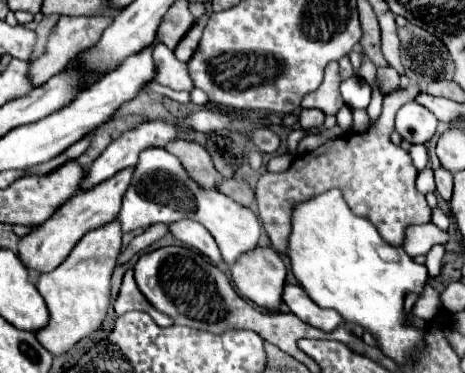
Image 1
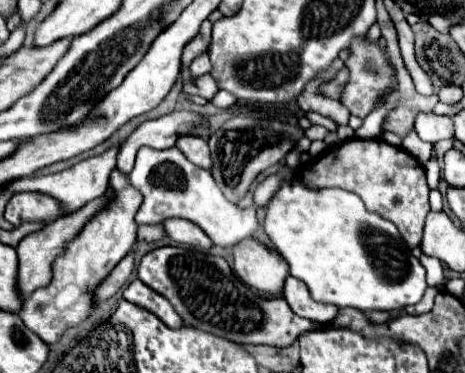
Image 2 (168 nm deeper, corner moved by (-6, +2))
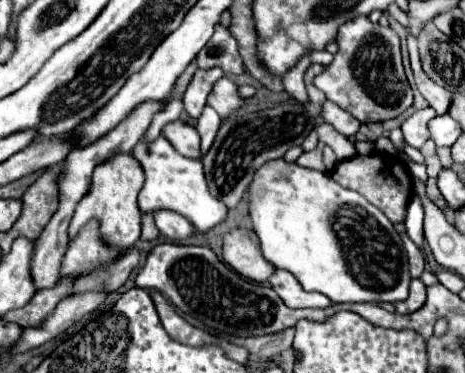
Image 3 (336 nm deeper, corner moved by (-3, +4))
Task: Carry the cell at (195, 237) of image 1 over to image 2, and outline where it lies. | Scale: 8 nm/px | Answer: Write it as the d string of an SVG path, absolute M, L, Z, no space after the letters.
M179 218L165 220L165 230L167 230L167 236L179 244L189 244L189 246L203 248L203 250L213 248L211 238L197 224L189 222L189 220L179 220Z

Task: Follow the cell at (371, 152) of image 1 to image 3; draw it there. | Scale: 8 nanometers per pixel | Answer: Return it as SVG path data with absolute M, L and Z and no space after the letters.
M370 154L370 156L354 156L350 160L340 162L330 176L340 182L348 190L356 190L362 194L370 204L374 204L378 210L382 210L390 222L404 222L406 218L406 206L410 200L410 176L406 168L394 158L394 156L382 156L382 154Z

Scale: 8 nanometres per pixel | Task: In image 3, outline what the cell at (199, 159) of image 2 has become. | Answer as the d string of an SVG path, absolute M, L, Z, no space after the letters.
M176 120L172 124L164 126L162 136L182 154L188 158L200 158L200 134L194 126Z

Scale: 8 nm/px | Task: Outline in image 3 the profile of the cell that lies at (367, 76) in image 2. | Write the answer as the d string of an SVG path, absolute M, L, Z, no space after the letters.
M356 16L338 28L336 44L338 52L332 64L314 78L314 86L320 88L328 100L350 112L362 124L396 118L412 106L414 96L402 66L400 38L390 26L372 24L368 16Z

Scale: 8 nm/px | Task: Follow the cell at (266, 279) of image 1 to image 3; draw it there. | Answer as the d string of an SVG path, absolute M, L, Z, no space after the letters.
M234 228L224 234L224 246L222 246L222 258L226 264L230 264L238 274L254 280L254 282L266 282L272 272L276 270L260 252L258 242L250 236L248 230Z

